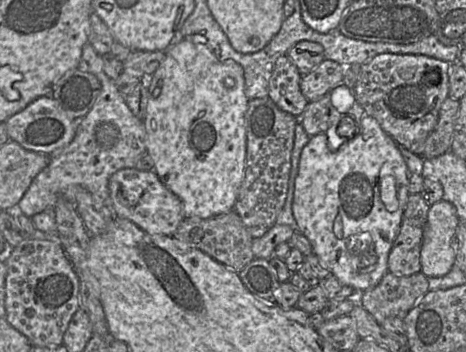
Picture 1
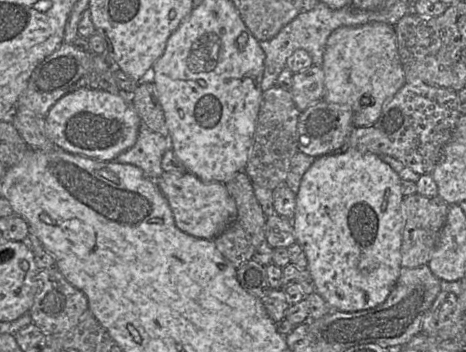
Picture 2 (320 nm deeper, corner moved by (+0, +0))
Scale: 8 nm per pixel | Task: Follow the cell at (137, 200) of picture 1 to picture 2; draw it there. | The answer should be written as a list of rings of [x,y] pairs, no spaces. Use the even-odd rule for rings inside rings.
[[[164,171],[156,184],[168,202],[177,228],[188,235],[213,240],[225,231],[236,218],[235,201],[223,183],[206,183],[189,172],[168,173]]]

